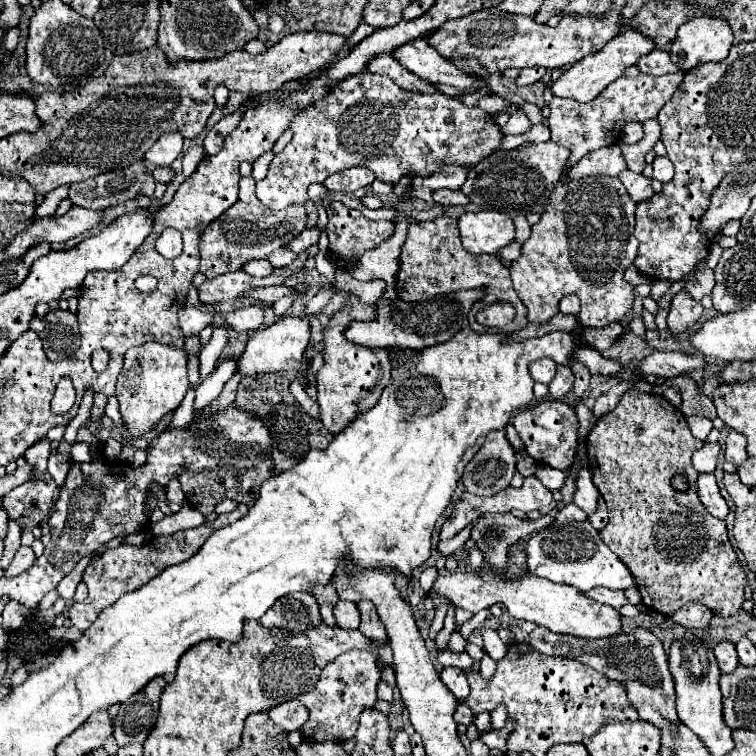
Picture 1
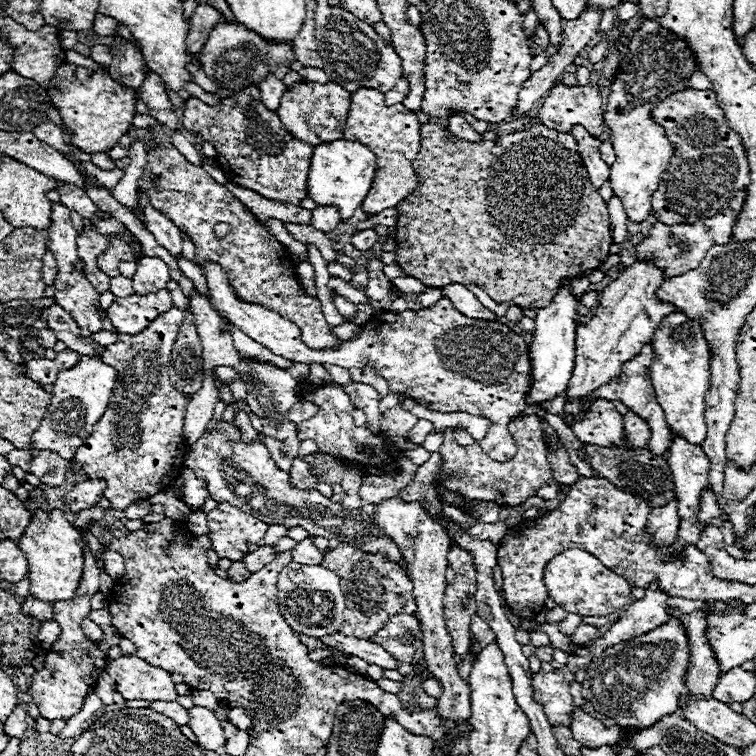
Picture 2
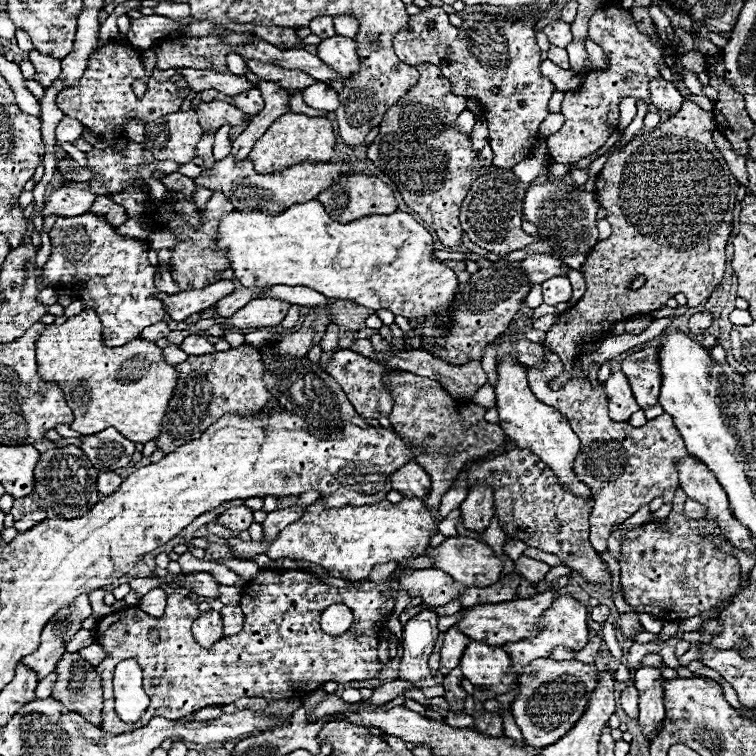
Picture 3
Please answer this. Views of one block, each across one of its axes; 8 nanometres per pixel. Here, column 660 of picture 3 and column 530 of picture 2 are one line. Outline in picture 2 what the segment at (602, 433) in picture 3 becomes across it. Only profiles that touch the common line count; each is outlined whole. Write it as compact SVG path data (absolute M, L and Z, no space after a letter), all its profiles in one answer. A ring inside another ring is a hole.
M530 414L530 416L516 416L510 422L510 434L514 436L516 442L516 456L506 460L506 462L496 462L488 454L482 452L480 444L474 442L470 446L460 446L452 432L444 434L444 444L442 450L442 474L438 476L438 486L446 486L458 494L464 494L468 502L472 500L492 500L498 506L510 504L516 506L524 502L526 498L534 496L538 488L552 484L552 470L546 460L546 444L542 440L542 424L540 420Z

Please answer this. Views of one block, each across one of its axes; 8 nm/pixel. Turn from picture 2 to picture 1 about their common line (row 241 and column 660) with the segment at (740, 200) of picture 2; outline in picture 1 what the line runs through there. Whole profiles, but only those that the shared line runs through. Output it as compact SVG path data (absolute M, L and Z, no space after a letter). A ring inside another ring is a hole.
M536 626L536 630L530 634L530 644L538 652L574 658L574 660L584 662L584 664L592 666L594 670L606 674L608 678L624 682L626 690L628 690L628 700L638 710L640 720L676 734L676 730L680 726L680 718L674 708L674 702L676 702L674 680L672 680L672 674L668 668L668 658L664 654L662 642L652 632L648 632L644 628L636 628L634 632L620 634L620 638L582 640L582 638L572 638L572 636L562 636L562 634L550 632L546 626Z

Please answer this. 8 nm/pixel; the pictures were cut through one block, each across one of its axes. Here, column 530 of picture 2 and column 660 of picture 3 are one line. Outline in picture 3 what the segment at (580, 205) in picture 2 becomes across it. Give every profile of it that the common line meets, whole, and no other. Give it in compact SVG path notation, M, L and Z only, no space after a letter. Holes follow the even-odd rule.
M684 102L676 116L658 124L658 128L652 132L642 134L642 138L636 136L624 150L614 152L598 174L596 194L600 206L608 210L606 220L612 224L612 236L598 242L582 266L586 278L584 296L576 306L558 316L556 324L546 334L544 346L554 350L564 364L564 372L548 382L548 386L554 390L568 382L574 360L580 354L578 344L582 340L588 342L592 338L604 338L616 322L622 322L634 314L660 310L678 292L684 292L688 306L696 308L722 282L726 270L724 248L732 232L732 210L740 186L728 170L722 152L712 142L710 128L714 128L714 116L700 110L694 102ZM640 274L646 276L646 284L636 292L628 290L628 282Z

